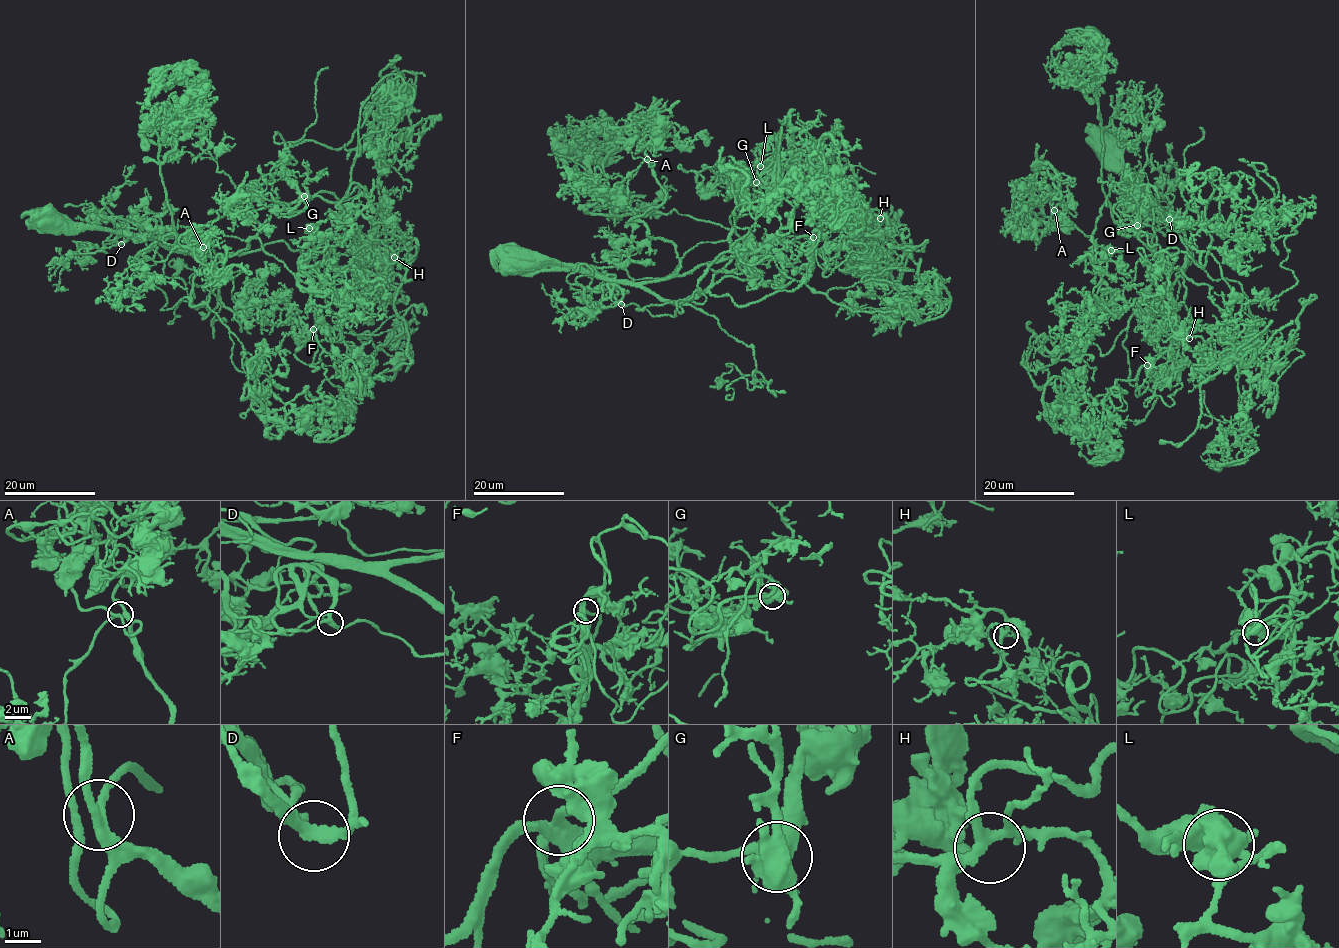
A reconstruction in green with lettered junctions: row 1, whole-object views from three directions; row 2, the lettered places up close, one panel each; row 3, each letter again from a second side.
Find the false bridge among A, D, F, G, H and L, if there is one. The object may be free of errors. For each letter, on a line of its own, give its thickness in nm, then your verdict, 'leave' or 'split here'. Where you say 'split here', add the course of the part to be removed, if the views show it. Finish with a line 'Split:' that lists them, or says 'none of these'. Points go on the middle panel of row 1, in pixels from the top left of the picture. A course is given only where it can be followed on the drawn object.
A: calibre 240 nm; leave
D: calibre 280 nm; leave
F: calibre 240 nm; leave
G: calibre 600 nm; leave
H: calibre 240 nm; leave
L: calibre 550 nm; leave
Split: none of these

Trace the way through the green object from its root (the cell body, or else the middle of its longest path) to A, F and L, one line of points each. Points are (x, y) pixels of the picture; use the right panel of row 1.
A: (1099, 144), (1149, 198), (1169, 232), (1164, 235), (1130, 218), (1116, 222), (1107, 203), (1088, 236), (1054, 210)
F: (1099, 144), (1096, 147), (1149, 198), (1187, 248), (1182, 279), (1191, 323), (1183, 354), (1188, 363), (1147, 365)
L: (1099, 144), (1169, 232), (1155, 232), (1156, 255), (1113, 297), (1085, 267), (1098, 272), (1111, 249)

